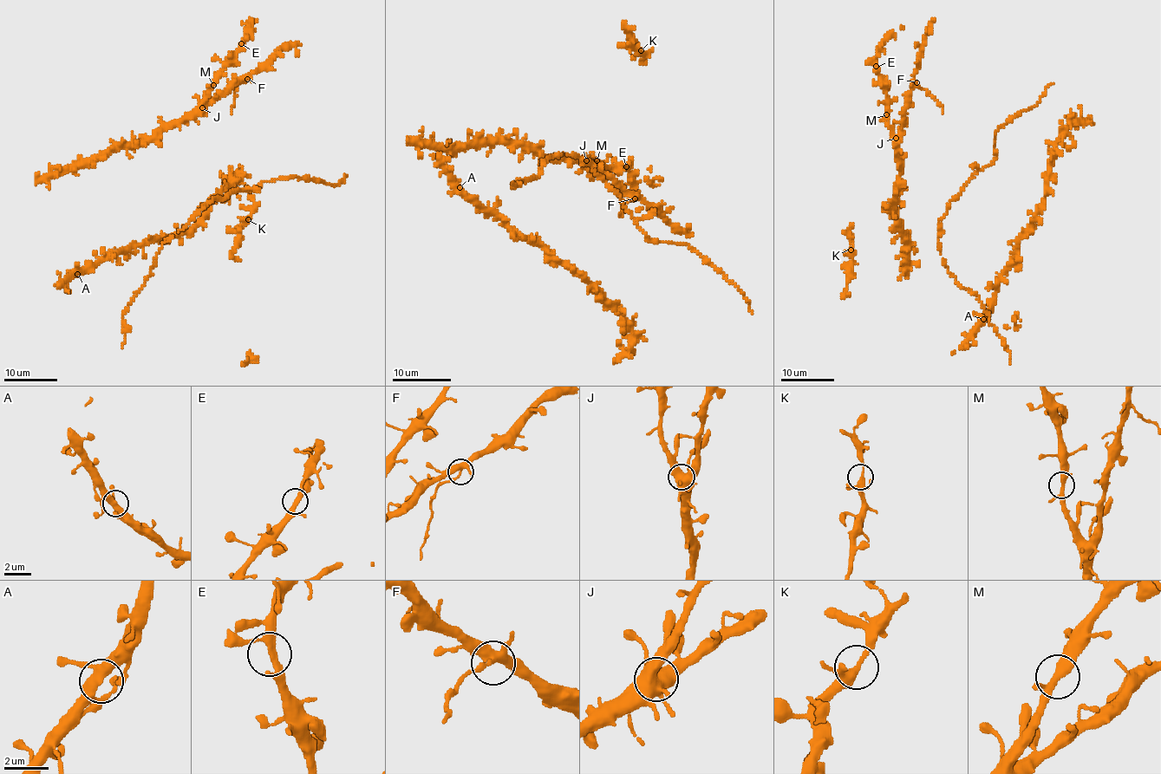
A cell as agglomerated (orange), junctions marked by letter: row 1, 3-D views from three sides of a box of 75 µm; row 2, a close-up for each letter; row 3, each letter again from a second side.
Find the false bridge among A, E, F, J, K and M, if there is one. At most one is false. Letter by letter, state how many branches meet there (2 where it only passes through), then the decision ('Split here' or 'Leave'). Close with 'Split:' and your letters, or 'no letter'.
A: Branches: 4. Leave
E: Branches: 4. Leave
F: Branches: 4. Split here
J: Branches: 4. Leave
K: Branches: 4. Leave
M: Branches: 3. Leave
Split: F

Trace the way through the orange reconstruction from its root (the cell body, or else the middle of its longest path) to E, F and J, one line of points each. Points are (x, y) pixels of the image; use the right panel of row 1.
E: (896, 193), (899, 144), (888, 122), (887, 87), (876, 66)
F: (896, 193), (902, 121), (906, 100), (916, 81)
J: (896, 193), (900, 163), (896, 138)

